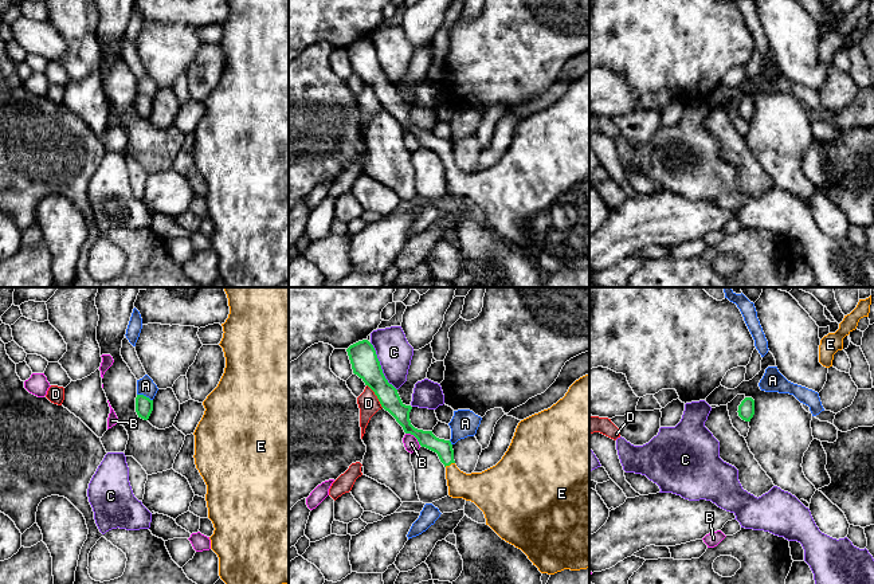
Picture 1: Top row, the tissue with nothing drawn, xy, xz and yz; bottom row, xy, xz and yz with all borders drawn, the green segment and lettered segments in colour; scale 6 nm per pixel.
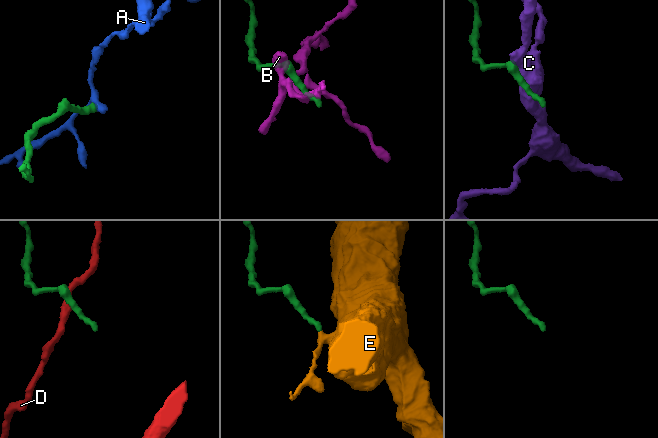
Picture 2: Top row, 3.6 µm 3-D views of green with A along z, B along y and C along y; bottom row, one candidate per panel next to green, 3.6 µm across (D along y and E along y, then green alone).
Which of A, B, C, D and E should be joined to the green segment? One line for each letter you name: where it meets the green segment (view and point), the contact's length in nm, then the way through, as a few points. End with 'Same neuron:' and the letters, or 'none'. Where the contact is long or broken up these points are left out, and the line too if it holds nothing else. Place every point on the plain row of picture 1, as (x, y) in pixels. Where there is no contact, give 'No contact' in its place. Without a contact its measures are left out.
E: Touches green at xz (449, 164). Shared border 70 nm. Path across: xz (443, 148), (449, 164), (469, 185), (482, 188)
Same neuron: E

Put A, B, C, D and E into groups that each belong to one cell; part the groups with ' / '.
A / B / C / D / E

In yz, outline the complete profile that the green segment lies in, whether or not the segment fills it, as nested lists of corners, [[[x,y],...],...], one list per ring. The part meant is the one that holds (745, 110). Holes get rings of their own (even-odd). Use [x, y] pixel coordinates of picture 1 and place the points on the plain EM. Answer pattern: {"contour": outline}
{"contour": [[[745,97],[741,103],[738,105],[738,115],[745,119],[750,121],[755,114],[755,99],[752,97]]]}

